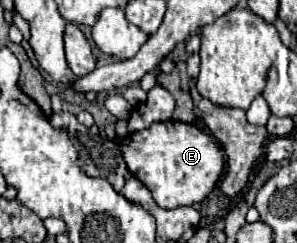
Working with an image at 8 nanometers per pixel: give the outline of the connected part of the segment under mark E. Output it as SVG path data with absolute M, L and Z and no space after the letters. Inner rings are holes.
M157 122L145 130L127 134L119 144L129 172L153 194L159 208L179 208L201 202L223 174L223 152L217 140L193 124Z

